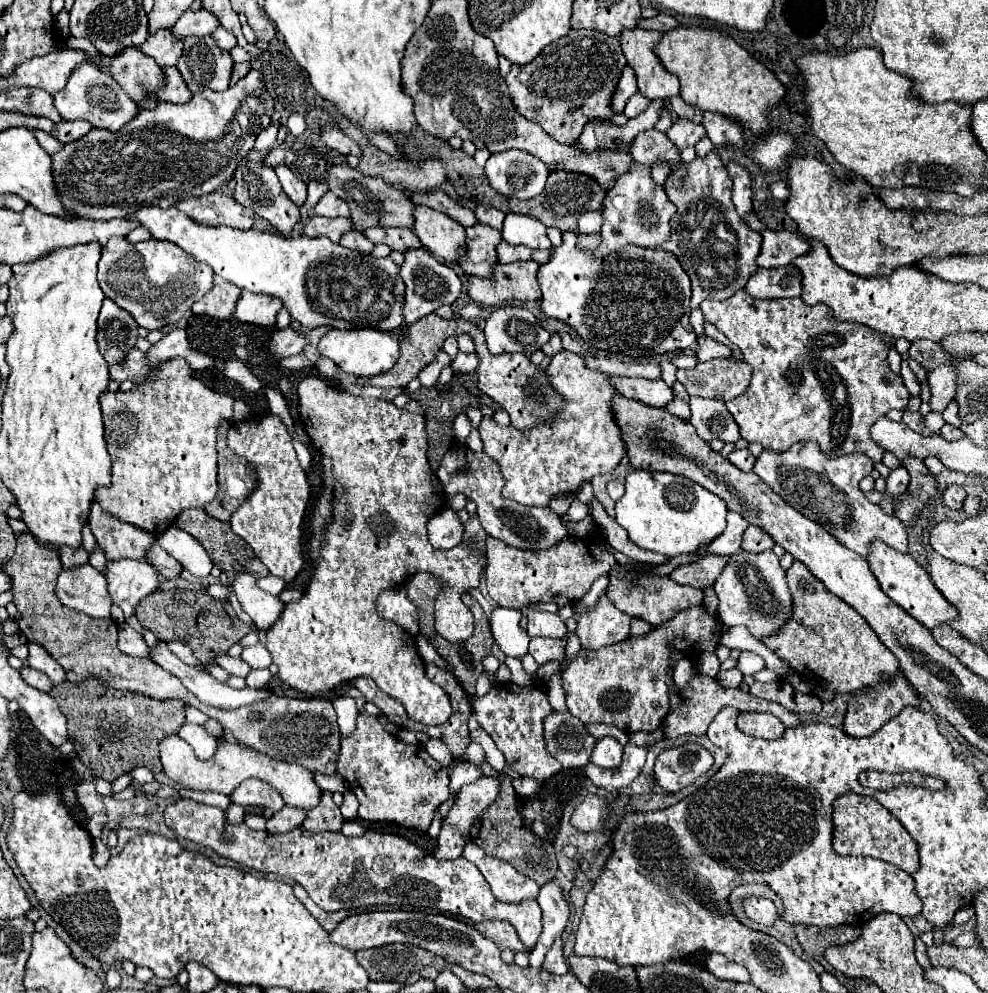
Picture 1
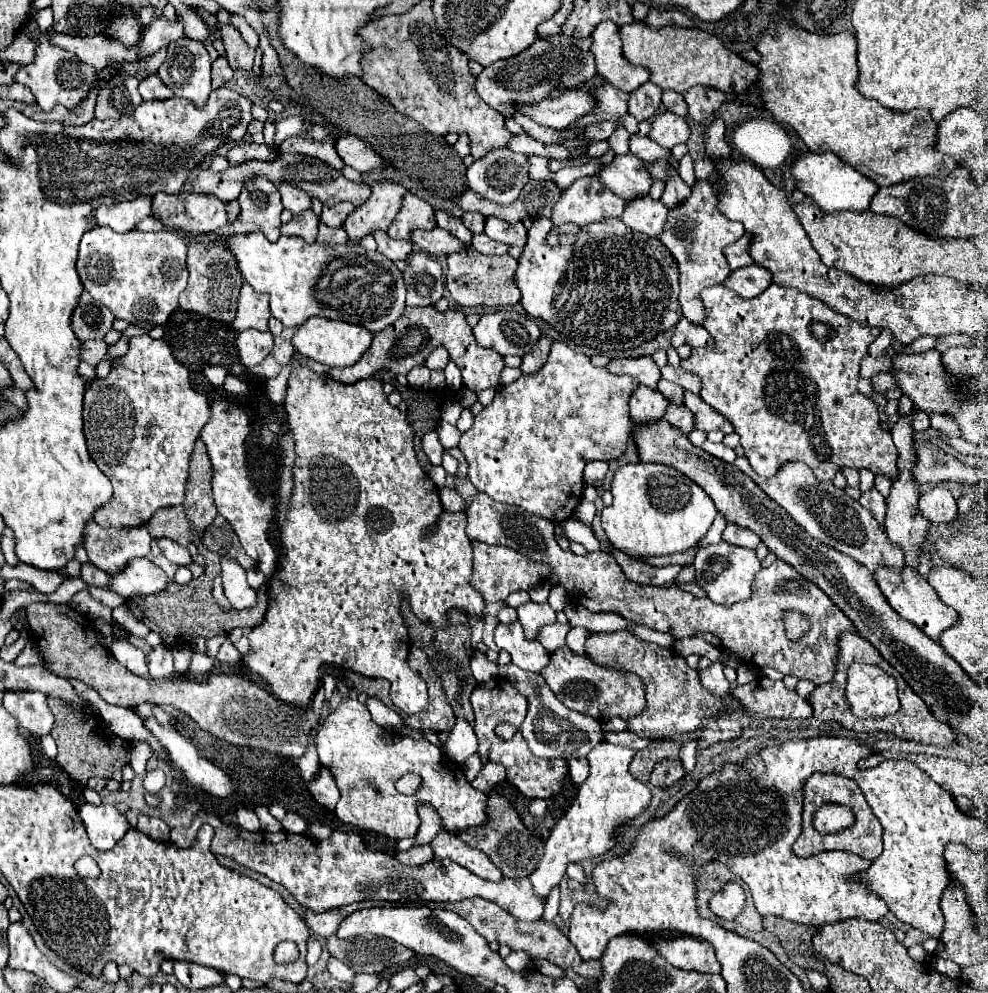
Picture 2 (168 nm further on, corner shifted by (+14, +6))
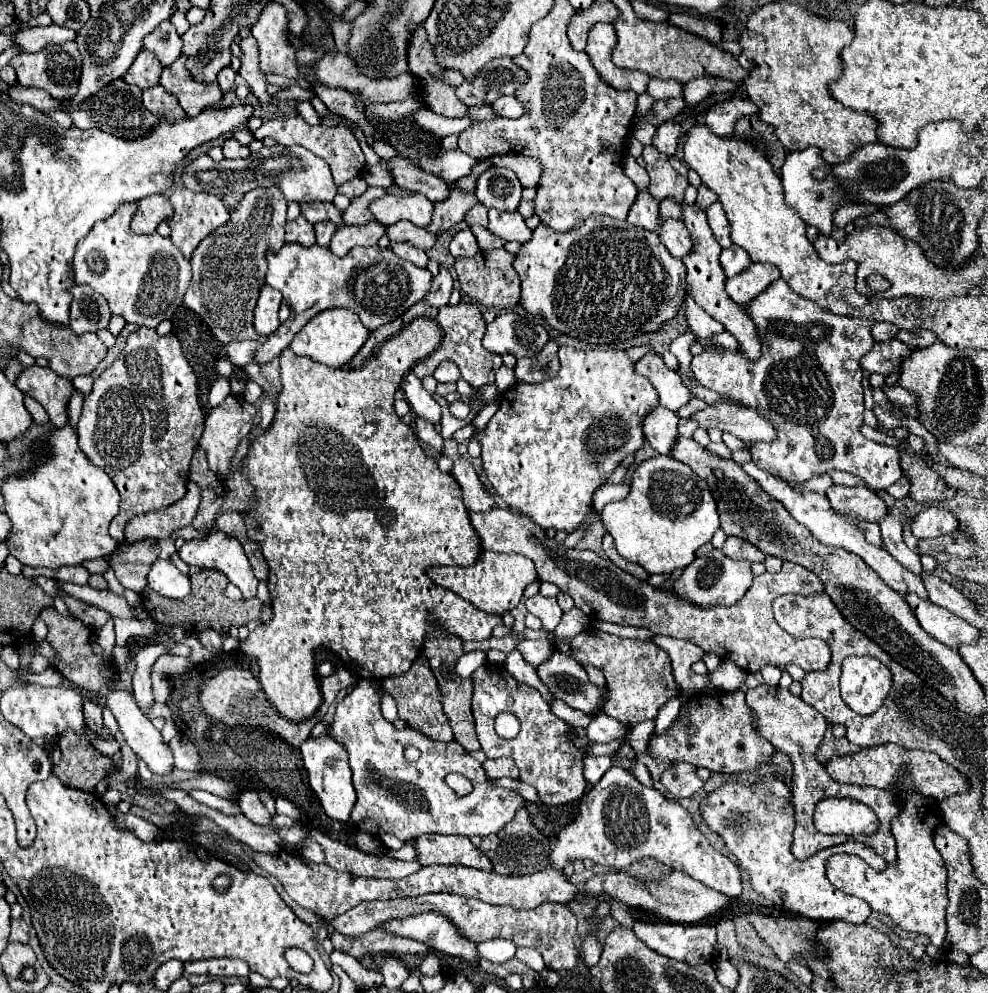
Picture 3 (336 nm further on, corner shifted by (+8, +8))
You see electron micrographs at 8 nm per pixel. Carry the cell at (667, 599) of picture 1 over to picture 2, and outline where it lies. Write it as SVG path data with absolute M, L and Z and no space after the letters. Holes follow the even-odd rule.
M478 492L474 496L472 506L466 508L466 534L470 540L476 542L484 542L484 544L496 544L496 546L506 546L512 548L516 552L520 552L522 556L534 560L534 562L542 562L546 566L550 566L552 570L552 578L566 588L568 596L574 602L580 602L586 610L590 612L612 612L618 614L634 624L644 624L652 630L658 632L668 632L672 634L676 640L686 638L686 636L696 636L696 638L704 638L706 642L710 642L712 646L718 646L720 650L732 652L736 654L744 664L754 666L754 668L774 668L782 674L790 674L796 678L804 678L810 680L814 684L824 684L830 682L834 676L834 662L838 656L838 638L848 632L854 630L852 622L844 616L844 612L810 580L806 580L802 574L798 574L792 566L788 566L782 560L776 560L770 568L762 568L756 576L754 576L754 586L752 586L752 596L744 602L736 602L732 606L720 606L710 602L708 598L696 598L690 592L684 592L680 588L654 588L654 586L642 586L642 584L634 584L630 582L622 568L614 562L614 558L608 552L588 552L586 556L576 556L572 552L564 552L558 542L554 540L554 524L546 522L544 518L538 518L526 510L520 510L518 506L510 506L510 504L500 504L494 502L492 498L488 498L486 494ZM782 610L798 610L804 612L812 624L810 632L806 632L804 638L800 638L798 642L790 642L784 634L784 622L782 622Z

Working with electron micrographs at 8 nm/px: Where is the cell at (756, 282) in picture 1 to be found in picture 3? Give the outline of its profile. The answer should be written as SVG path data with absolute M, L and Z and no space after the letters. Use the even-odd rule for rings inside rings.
M752 264L738 276L726 280L728 296L738 304L748 304L756 298L764 288L768 288L774 280L780 278L780 270L774 264Z

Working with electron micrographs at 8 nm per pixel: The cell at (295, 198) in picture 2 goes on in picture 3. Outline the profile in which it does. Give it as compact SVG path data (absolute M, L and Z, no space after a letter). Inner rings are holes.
M304 202L304 204L300 204L300 210L302 210L302 216L312 224L332 220L334 224L342 226L340 224L340 210L334 208L334 204L330 204L330 202Z

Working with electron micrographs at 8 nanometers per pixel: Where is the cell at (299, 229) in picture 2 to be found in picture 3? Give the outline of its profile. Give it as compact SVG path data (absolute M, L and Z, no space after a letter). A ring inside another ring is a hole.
M298 216L296 220L286 224L286 242L298 242L302 246L316 244L314 226L308 220L304 220L304 216Z

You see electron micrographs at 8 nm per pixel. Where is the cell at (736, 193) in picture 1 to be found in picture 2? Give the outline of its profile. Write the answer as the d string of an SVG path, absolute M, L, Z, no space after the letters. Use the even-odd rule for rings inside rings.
M714 118L706 126L706 130L704 130L704 146L706 146L706 154L710 158L712 156L728 158L732 154L732 148L724 140L724 122L722 122L722 118Z

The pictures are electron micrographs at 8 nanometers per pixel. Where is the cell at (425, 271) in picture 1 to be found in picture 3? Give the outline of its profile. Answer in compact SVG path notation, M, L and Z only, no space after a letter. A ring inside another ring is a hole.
M440 266L440 272L438 272L438 276L434 276L432 288L430 288L430 292L426 294L426 302L428 302L430 306L434 306L434 308L446 306L450 294L452 294L452 276L450 276L448 268Z

